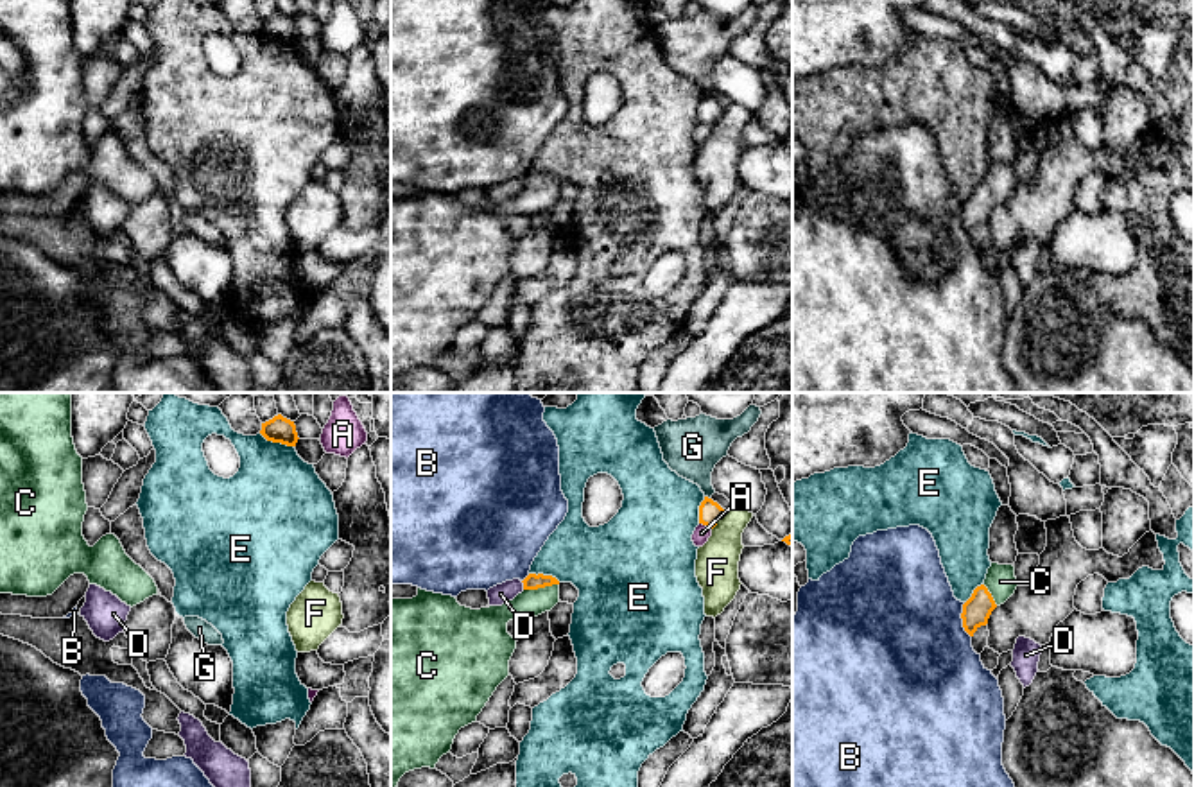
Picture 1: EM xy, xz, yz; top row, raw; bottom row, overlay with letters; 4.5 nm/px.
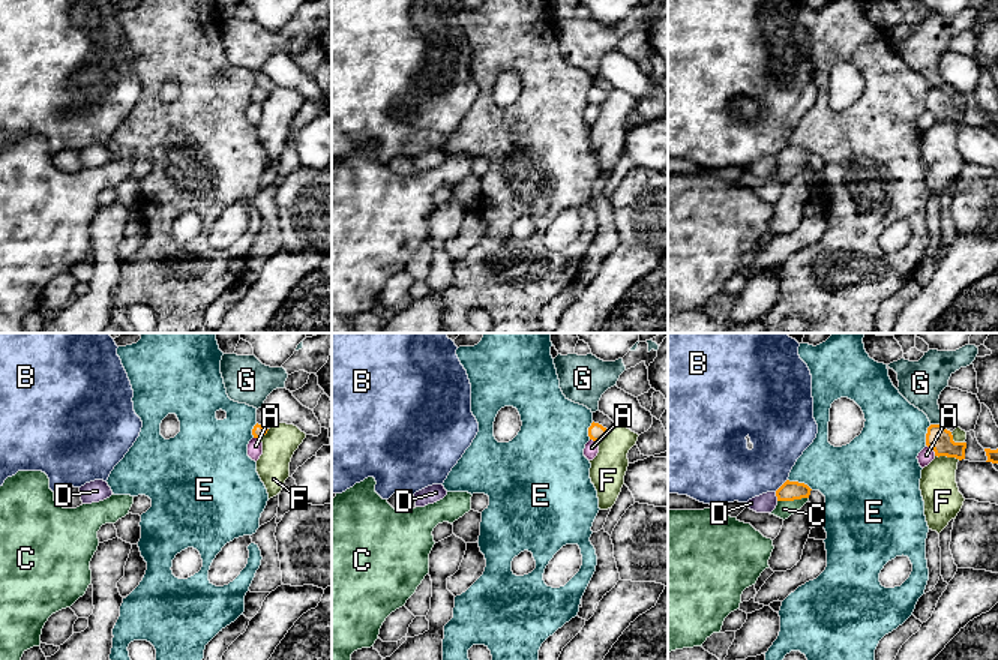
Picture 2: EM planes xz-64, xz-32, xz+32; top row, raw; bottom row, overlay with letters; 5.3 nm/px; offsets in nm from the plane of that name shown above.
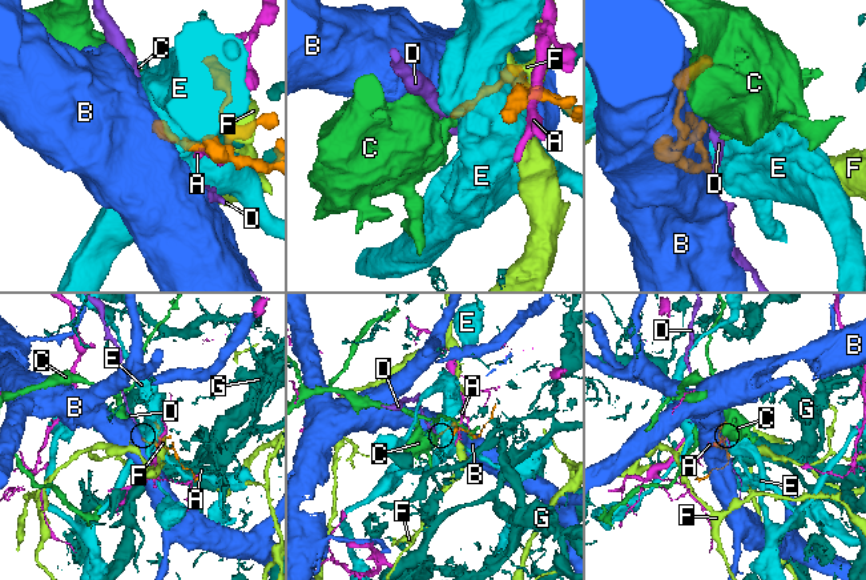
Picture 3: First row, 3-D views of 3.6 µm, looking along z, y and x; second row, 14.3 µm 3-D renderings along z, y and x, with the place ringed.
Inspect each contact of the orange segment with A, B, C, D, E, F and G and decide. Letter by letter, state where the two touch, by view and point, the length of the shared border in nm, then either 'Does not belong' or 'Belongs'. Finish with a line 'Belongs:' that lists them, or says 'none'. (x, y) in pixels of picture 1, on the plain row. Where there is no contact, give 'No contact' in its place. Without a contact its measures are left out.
A: Touches orange at xz (705, 122). Shared border 70 nm. Does not belong
B: Touches orange at yz (963, 219). Shared border 160 nm. Does not belong
C: Touches orange at xz (540, 185). Shared border 160 nm. Belongs
D: Touches orange at xz (524, 183). Shared border 40 nm. Does not belong
E: Touches orange at xy (276, 40). Shared border 170 nm. Does not belong
F: Touches orange at xz (719, 117). Shared border 110 nm. Does not belong
G: Touches orange at xz (707, 95). Shared border 30 nm. Does not belong
Belongs: C

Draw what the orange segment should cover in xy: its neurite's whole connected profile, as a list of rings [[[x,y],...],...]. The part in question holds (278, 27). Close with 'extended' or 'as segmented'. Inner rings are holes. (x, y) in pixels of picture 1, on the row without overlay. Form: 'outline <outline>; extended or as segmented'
outline [[[281,13],[274,14],[273,18],[262,22],[260,32],[273,41],[281,41],[287,45],[296,45],[298,30],[294,20],[283,16]]]; as segmented

